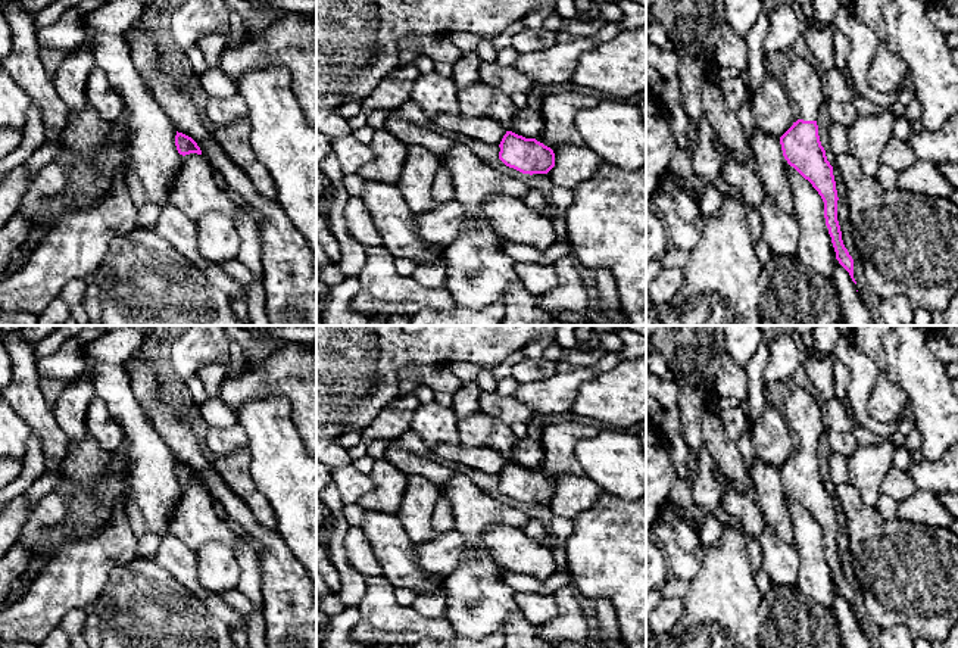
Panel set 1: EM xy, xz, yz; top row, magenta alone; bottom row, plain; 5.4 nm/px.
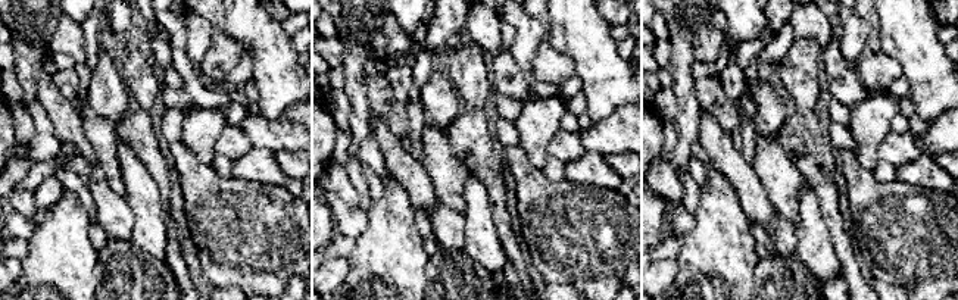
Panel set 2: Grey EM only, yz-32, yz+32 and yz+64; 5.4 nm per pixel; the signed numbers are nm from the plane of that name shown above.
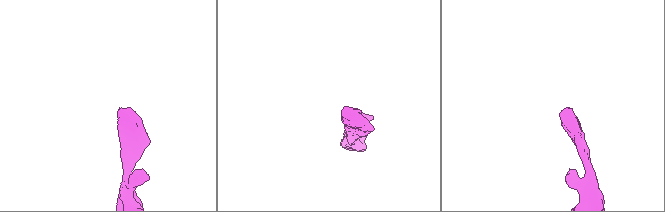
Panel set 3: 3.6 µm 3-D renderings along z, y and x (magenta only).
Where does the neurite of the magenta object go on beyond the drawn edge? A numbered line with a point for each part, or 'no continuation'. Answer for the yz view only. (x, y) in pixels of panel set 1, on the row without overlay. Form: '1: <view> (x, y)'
1: yz (802, 413)

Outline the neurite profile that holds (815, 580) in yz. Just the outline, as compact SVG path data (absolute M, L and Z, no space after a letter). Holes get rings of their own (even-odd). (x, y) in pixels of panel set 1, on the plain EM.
M789 495L793 518L793 542L799 558L796 586L803 596L831 608L836 582L824 548L824 532L812 514Z

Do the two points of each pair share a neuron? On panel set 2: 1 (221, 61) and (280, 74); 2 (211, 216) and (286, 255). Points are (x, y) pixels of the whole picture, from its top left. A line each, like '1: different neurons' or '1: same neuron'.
1: different neurons
2: same neuron

